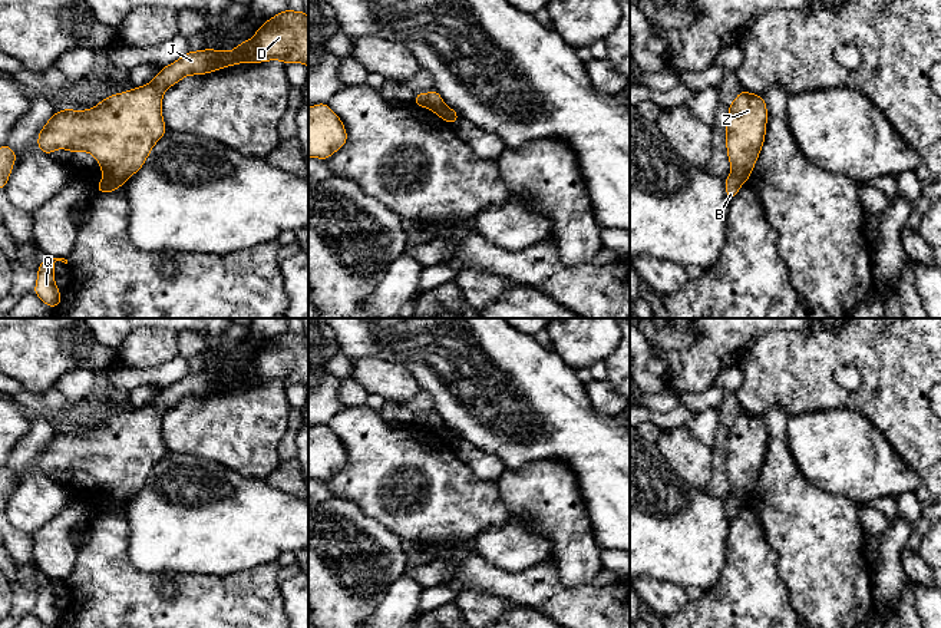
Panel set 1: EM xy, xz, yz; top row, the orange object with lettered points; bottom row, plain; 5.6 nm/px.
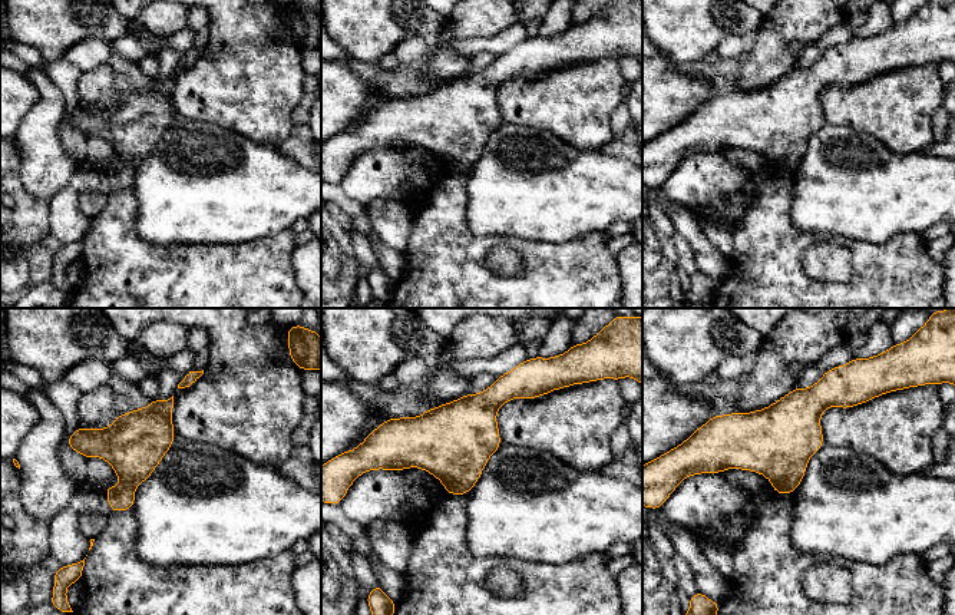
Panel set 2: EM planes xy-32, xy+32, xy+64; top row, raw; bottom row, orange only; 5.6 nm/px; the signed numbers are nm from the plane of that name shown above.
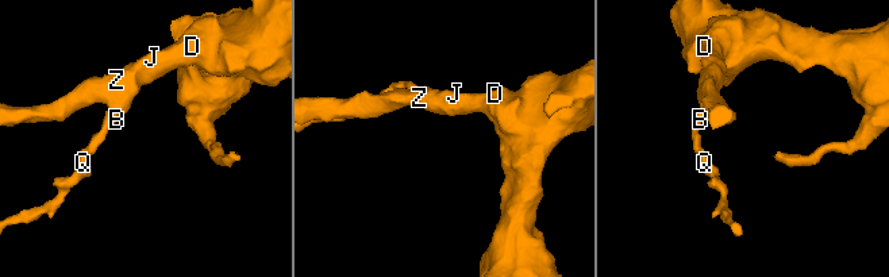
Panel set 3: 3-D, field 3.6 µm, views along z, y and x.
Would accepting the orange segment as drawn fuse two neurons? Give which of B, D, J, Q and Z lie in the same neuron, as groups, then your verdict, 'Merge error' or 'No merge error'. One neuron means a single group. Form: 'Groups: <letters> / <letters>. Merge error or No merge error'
Groups: B Q / D J Z. Merge error

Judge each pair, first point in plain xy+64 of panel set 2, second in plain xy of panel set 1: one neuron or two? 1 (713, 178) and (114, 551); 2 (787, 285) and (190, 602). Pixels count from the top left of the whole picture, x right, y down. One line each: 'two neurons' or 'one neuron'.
1: two neurons
2: one neuron

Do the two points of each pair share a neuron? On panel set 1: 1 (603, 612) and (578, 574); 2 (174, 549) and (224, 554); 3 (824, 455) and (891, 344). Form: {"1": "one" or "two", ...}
{"1": "two", "2": "one", "3": "two"}

